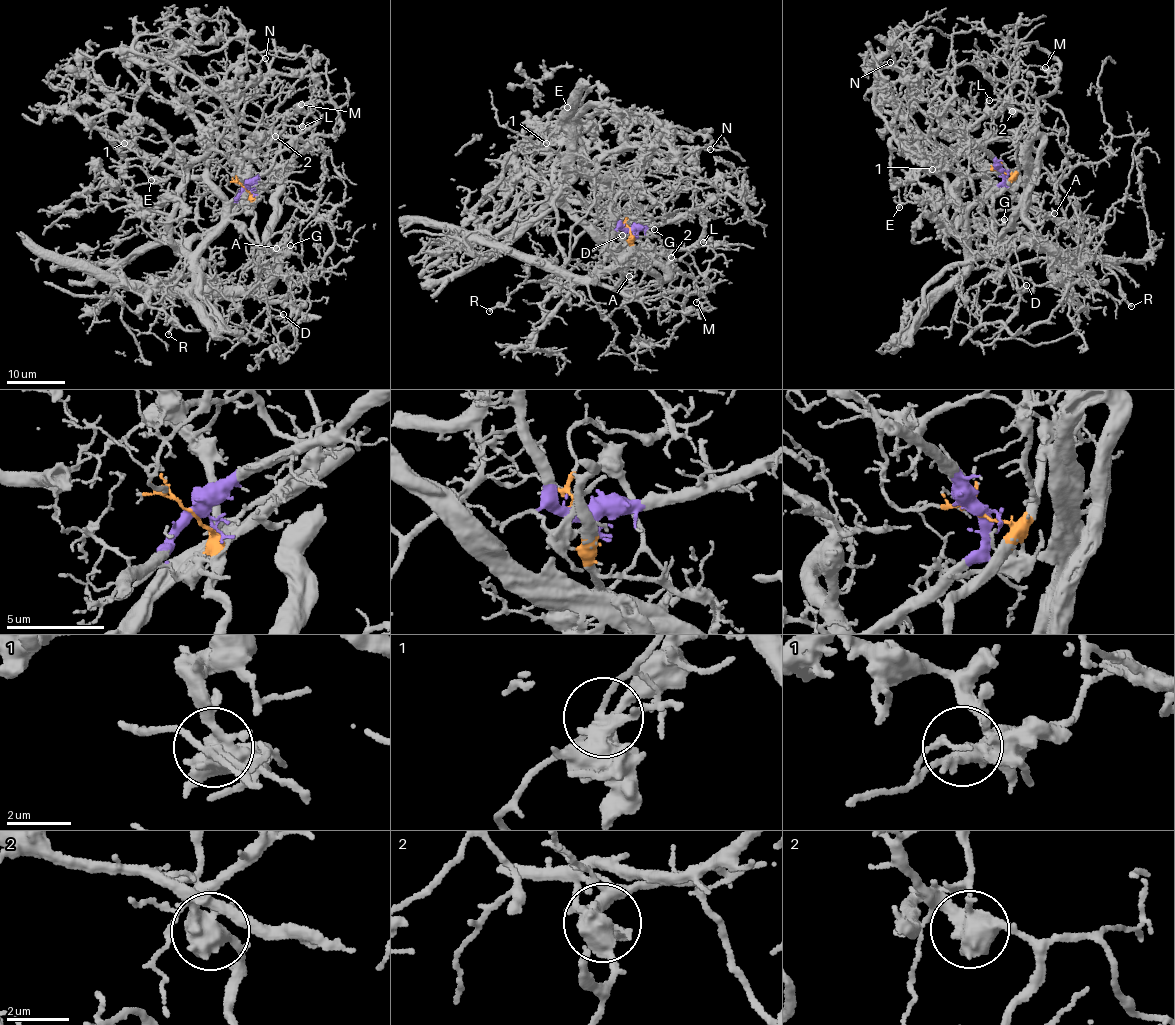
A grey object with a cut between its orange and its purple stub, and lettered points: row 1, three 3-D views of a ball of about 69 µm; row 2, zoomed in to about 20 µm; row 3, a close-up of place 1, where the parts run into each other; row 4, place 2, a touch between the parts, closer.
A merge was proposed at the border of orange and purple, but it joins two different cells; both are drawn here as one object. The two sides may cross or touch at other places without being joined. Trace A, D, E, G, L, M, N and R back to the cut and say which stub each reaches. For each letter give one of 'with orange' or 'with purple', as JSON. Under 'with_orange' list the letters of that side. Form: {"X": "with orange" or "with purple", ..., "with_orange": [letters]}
{"A": "with orange", "D": "with orange", "E": "with purple", "G": "with orange", "L": "with purple", "M": "with orange", "N": "with purple", "R": "with purple", "with_orange": ["A", "D", "G", "M"]}

